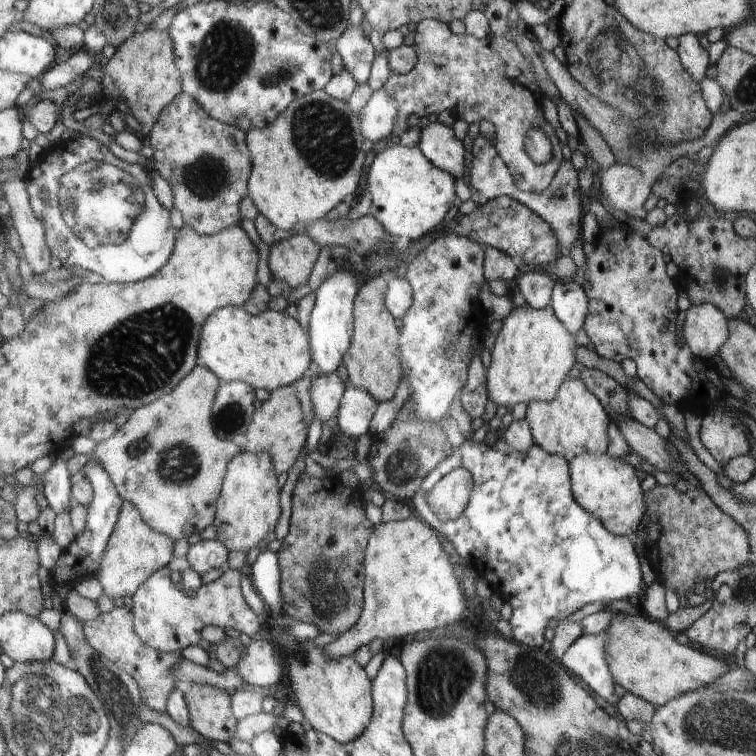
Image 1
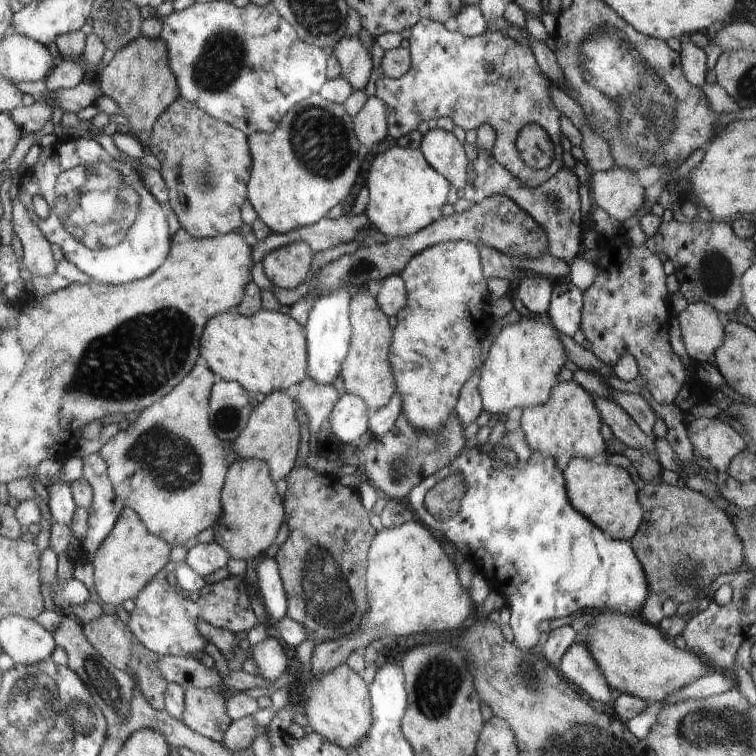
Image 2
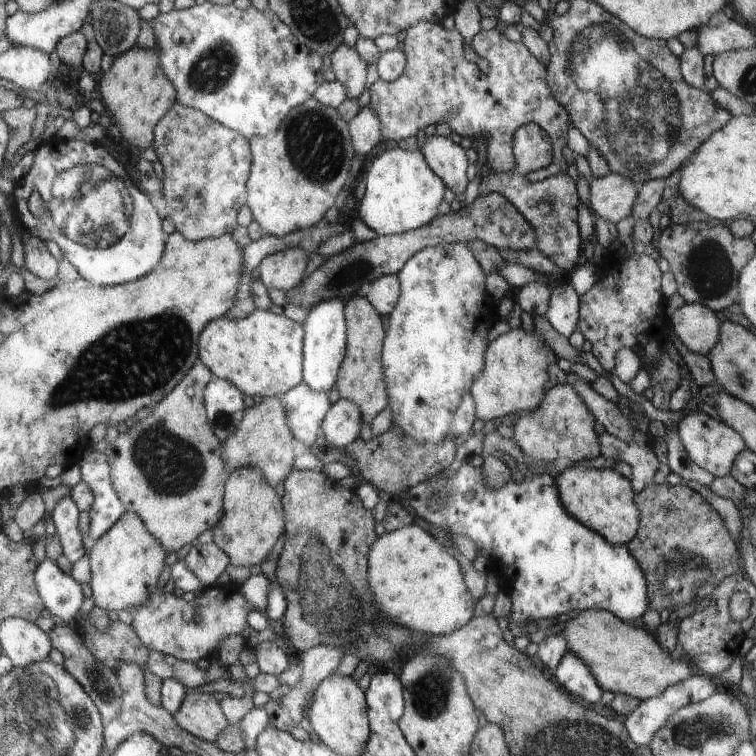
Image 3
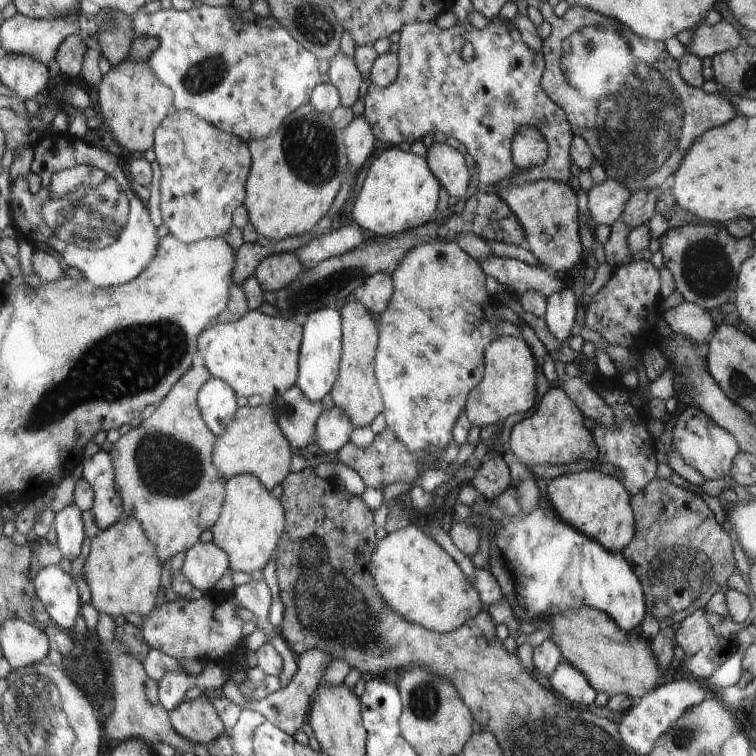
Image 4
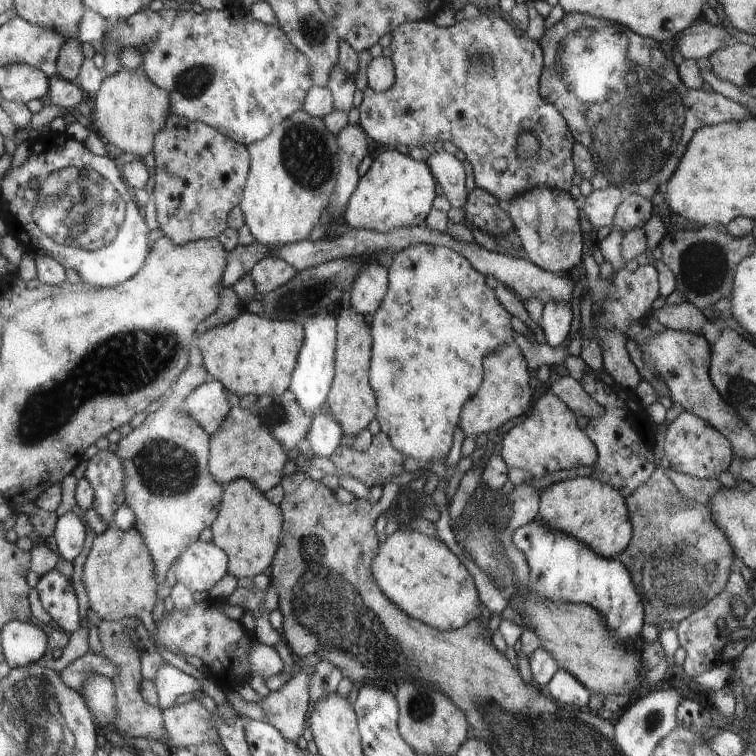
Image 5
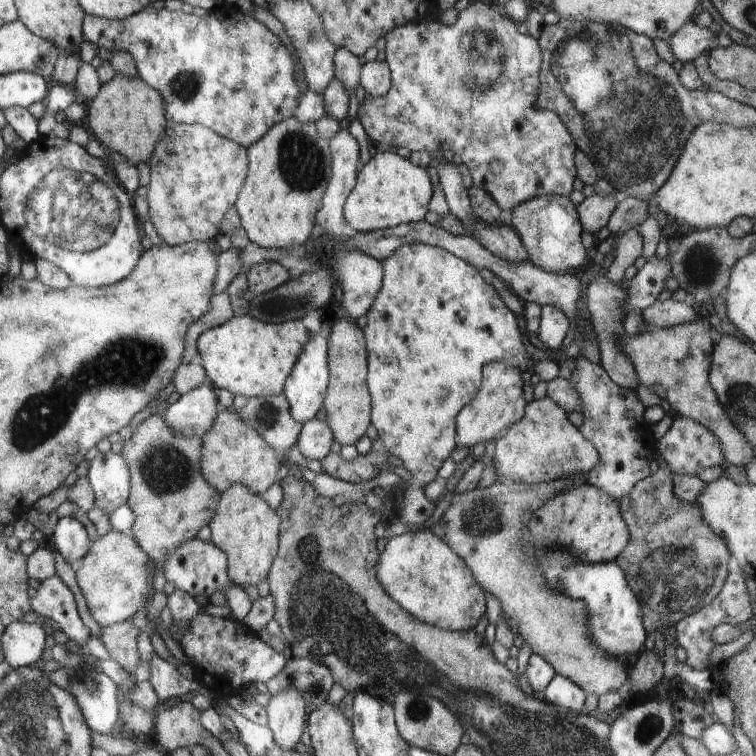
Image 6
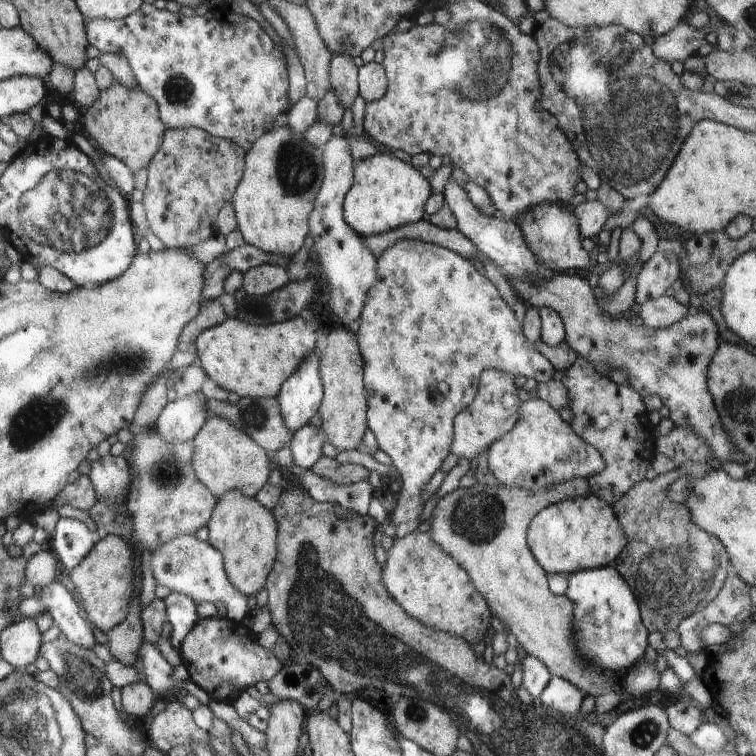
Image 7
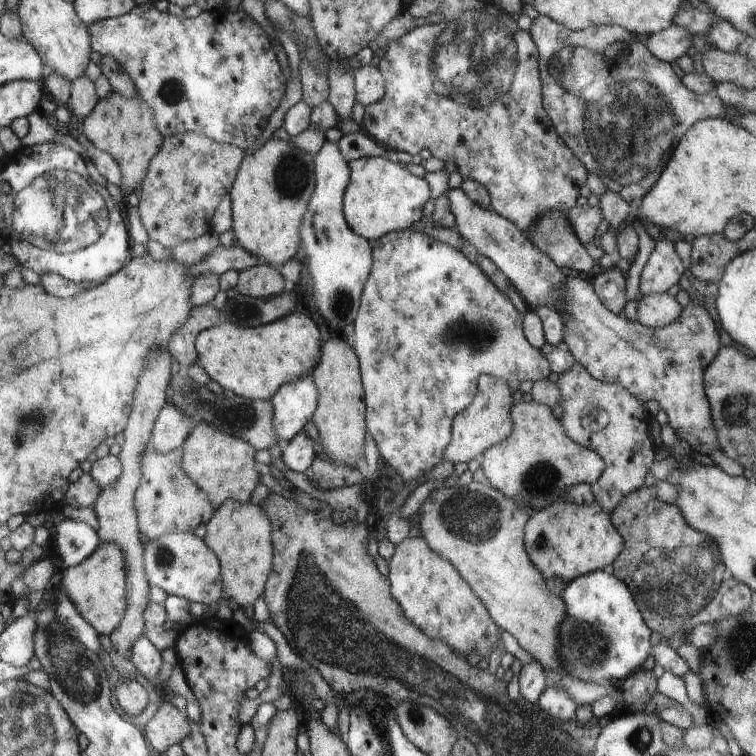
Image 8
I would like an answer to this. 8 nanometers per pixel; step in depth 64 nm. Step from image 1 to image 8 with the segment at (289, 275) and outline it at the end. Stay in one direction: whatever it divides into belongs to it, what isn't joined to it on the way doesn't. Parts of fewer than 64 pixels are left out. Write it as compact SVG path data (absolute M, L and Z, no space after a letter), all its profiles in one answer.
M253 266L238 273L236 290L240 295L268 299L282 294L282 288L284 278L280 271L274 270L272 266Z

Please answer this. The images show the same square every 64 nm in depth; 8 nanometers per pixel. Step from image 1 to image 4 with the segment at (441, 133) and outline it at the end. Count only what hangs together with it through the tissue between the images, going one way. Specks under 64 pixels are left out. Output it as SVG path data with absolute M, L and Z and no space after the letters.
M433 142L428 148L426 158L429 159L429 169L433 170L438 182L446 188L447 197L464 200L468 192L469 173L464 160L464 151L448 146L446 142Z

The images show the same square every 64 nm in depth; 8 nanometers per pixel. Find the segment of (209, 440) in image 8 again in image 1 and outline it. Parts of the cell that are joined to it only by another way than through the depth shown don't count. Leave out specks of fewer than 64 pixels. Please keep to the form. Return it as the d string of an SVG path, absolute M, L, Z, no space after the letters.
M294 385L273 390L260 409L255 409L252 422L245 434L247 436L246 452L252 452L252 454L254 452L268 452L272 456L274 470L278 470L278 474L292 468L292 464L296 462L296 458L304 446L304 440L306 440L308 424L302 422L303 411L300 410L298 398L294 394L296 394Z

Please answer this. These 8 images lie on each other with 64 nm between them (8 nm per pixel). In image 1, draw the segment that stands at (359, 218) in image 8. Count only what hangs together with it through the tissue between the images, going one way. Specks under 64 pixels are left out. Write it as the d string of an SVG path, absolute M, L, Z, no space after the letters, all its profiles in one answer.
M394 143L378 153L368 172L367 190L372 195L368 214L373 215L388 234L411 241L432 233L454 206L454 176L434 166L417 146L410 148Z

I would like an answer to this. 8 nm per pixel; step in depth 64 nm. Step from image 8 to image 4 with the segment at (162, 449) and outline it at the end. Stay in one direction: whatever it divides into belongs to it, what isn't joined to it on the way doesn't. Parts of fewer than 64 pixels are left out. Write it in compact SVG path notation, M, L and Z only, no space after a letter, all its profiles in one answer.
M210 377L205 385L202 386L197 396L198 410L202 412L202 418L205 420L206 426L209 427L213 434L216 436L222 436L226 429L234 422L234 416L238 410L238 396L226 381L220 380L220 378Z

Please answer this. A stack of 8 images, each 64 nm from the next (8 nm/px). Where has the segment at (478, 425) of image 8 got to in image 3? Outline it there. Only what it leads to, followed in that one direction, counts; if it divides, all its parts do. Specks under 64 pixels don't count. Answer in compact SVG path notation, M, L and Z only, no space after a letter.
M512 328L490 342L485 352L485 368L470 389L476 402L476 418L500 422L508 414L533 411L542 400L542 388L548 378L546 356L556 358L554 350L535 329Z

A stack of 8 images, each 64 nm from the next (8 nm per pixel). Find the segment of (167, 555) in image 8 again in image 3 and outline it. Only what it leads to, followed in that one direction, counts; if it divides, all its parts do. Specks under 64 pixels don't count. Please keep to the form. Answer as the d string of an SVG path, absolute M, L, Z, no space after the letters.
M198 542L192 546L185 557L185 562L205 588L214 586L218 576L230 565L228 555L213 542Z

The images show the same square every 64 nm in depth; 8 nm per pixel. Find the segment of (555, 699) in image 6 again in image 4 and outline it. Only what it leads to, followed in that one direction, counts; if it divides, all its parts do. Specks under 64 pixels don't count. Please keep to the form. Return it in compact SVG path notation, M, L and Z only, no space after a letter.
M562 661L549 676L548 681L556 694L580 706L590 706L598 695L594 687L590 686L586 674L582 674L570 662Z

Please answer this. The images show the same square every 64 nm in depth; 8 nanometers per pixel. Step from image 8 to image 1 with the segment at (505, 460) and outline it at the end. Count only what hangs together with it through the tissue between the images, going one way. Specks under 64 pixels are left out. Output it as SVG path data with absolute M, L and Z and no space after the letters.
M579 379L566 380L550 402L534 400L527 405L526 422L530 426L533 444L550 454L574 458L580 454L604 454L608 450L608 428L612 421L605 405Z

